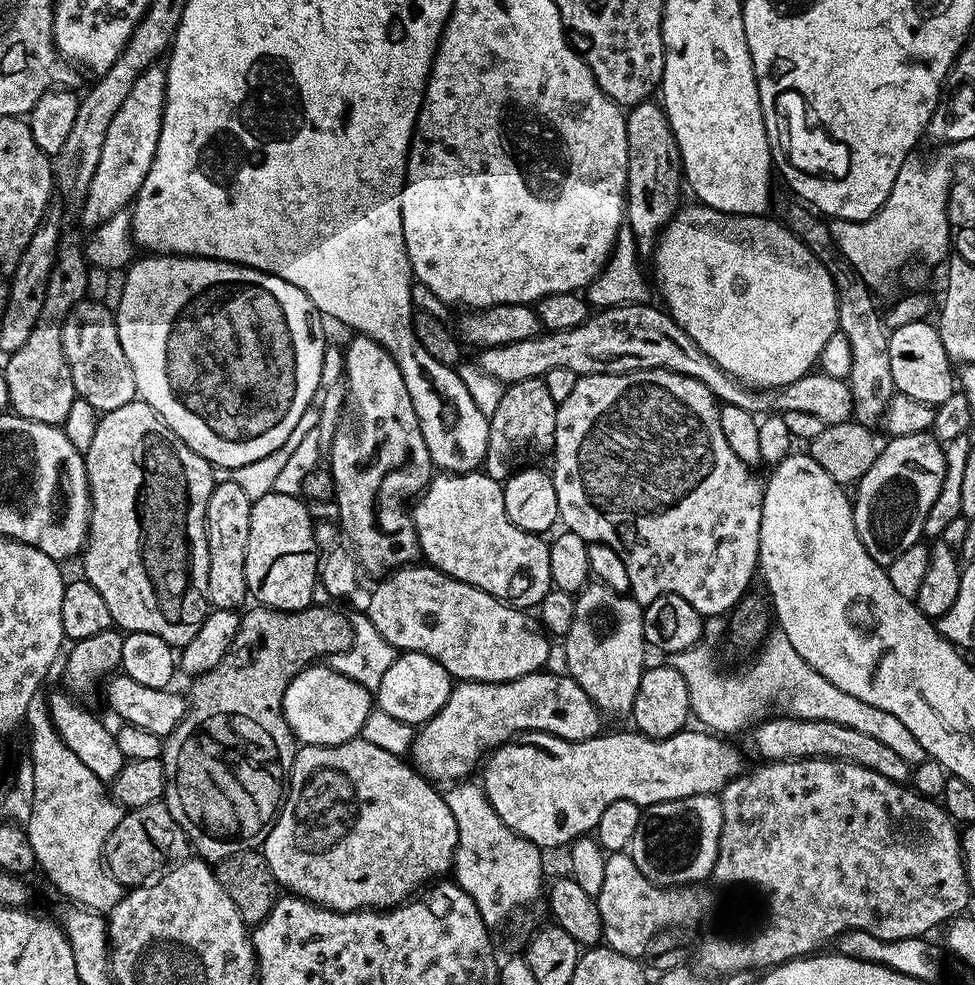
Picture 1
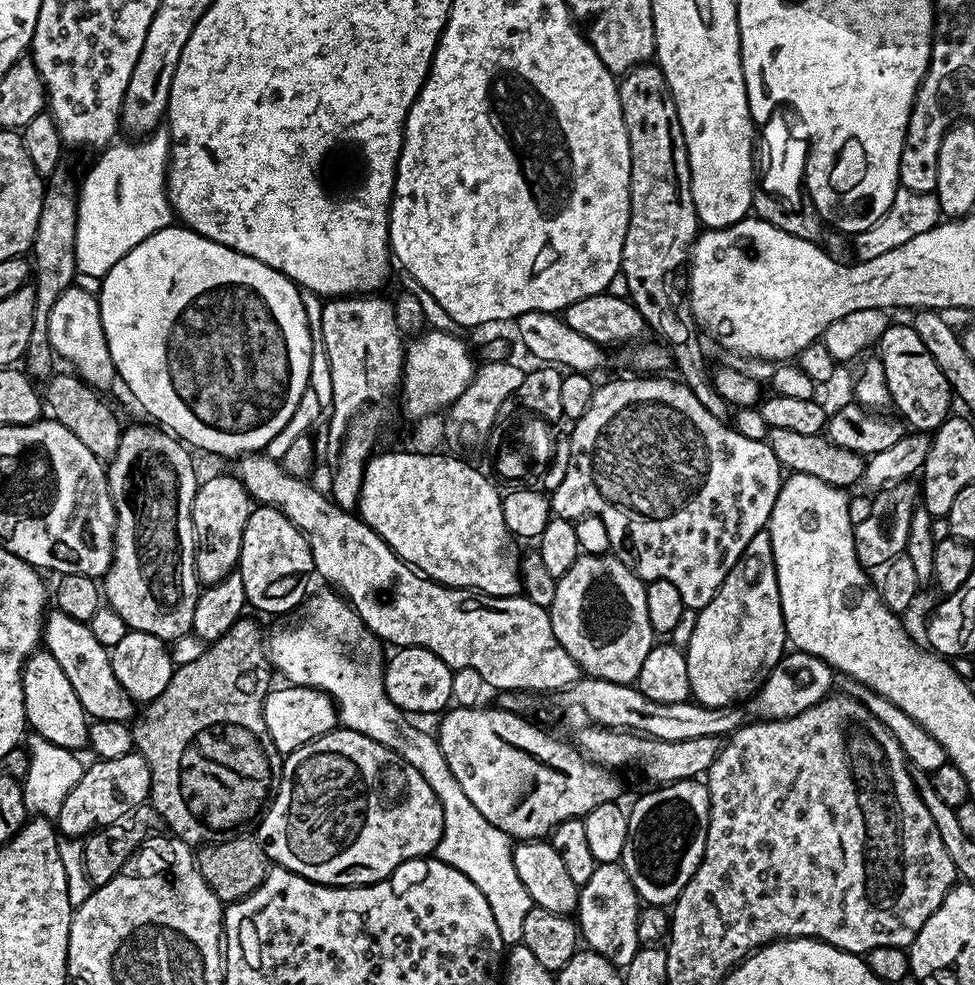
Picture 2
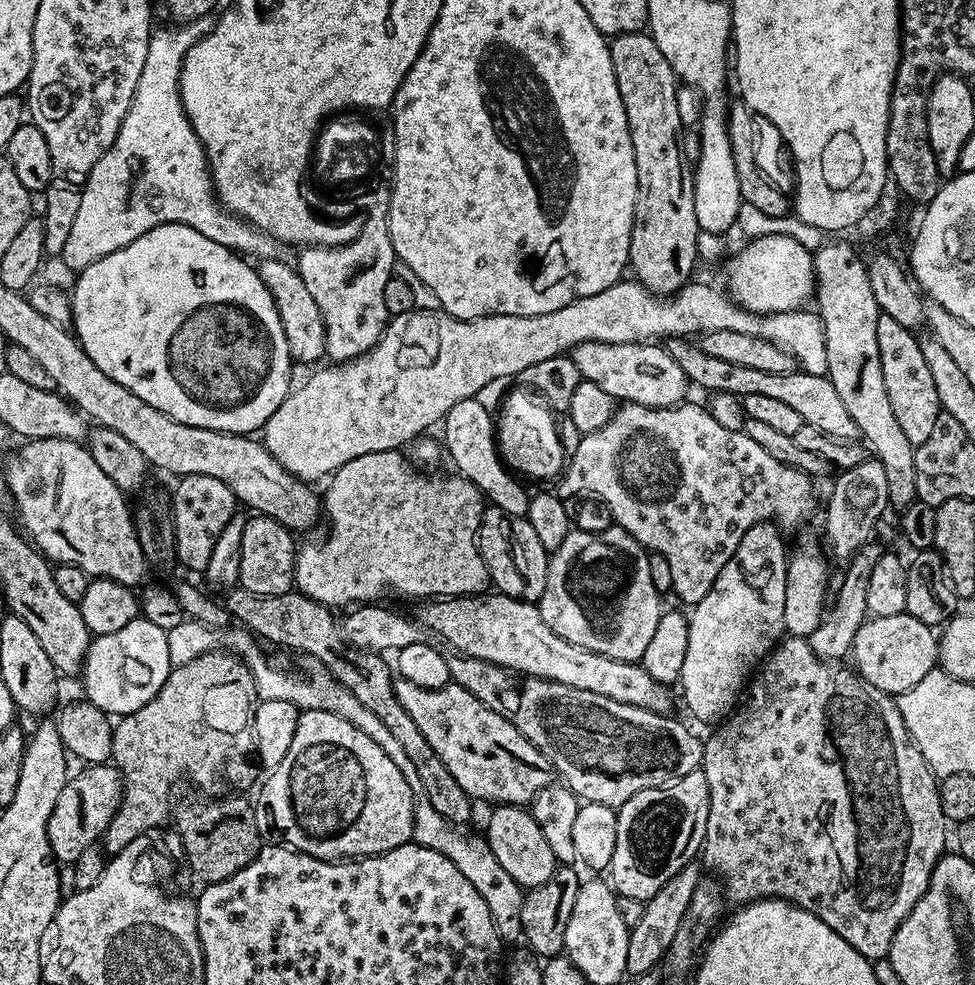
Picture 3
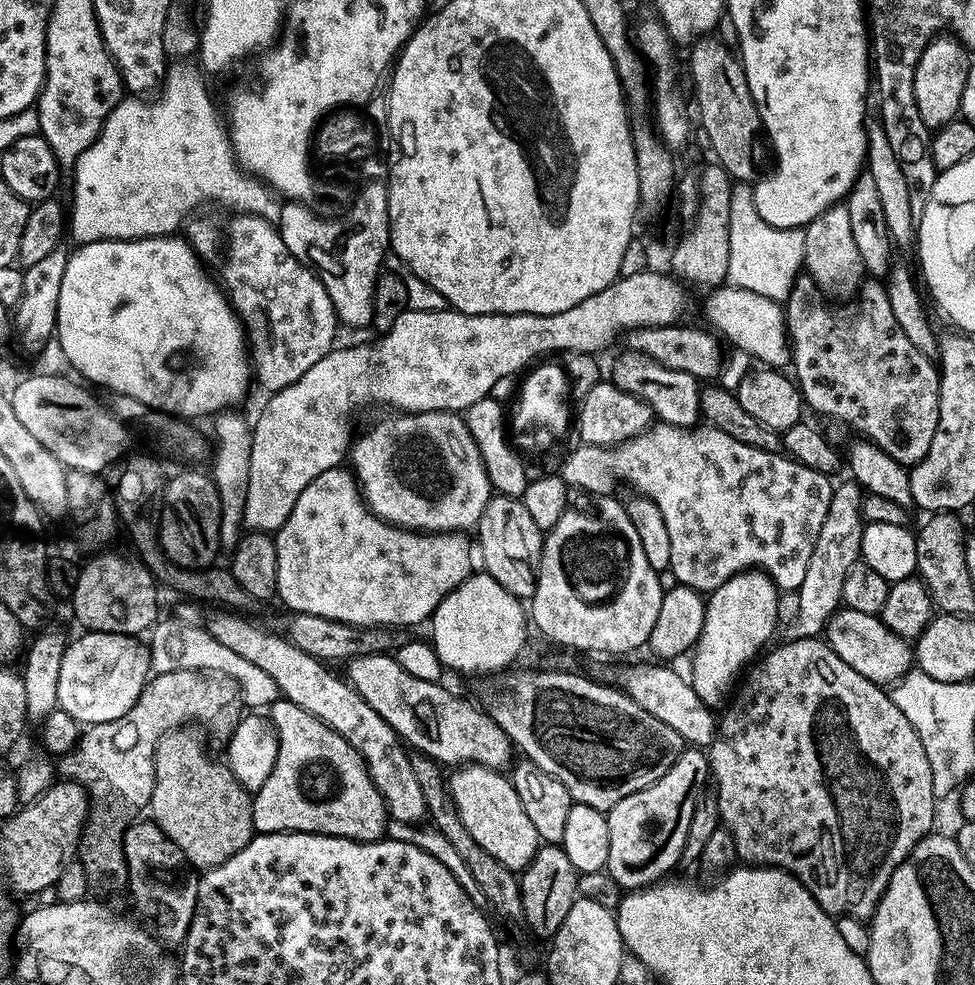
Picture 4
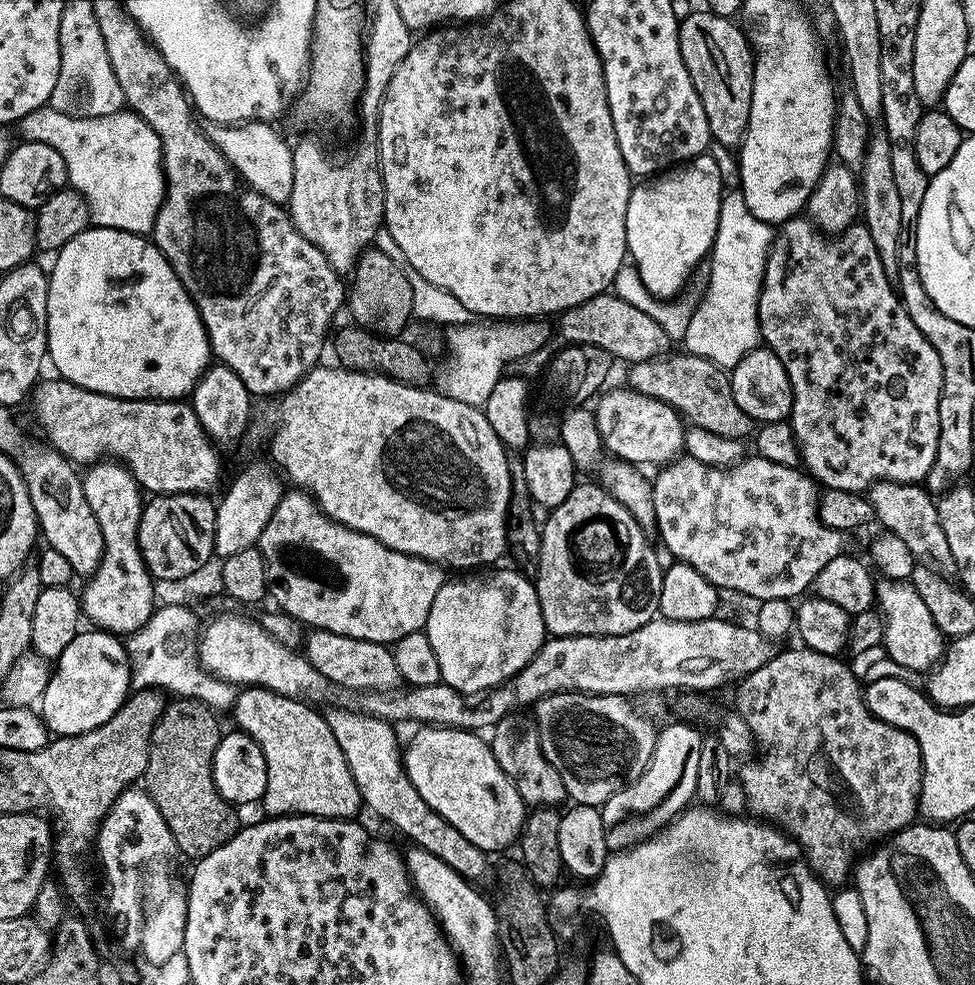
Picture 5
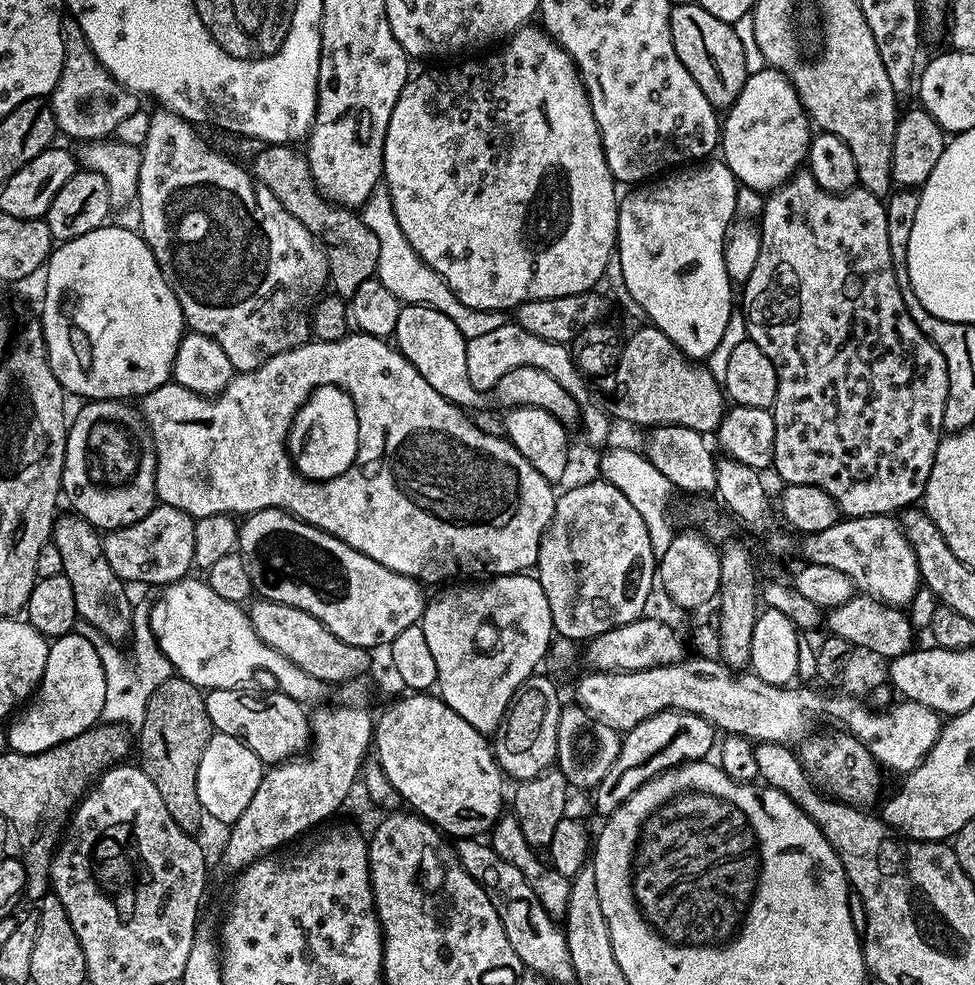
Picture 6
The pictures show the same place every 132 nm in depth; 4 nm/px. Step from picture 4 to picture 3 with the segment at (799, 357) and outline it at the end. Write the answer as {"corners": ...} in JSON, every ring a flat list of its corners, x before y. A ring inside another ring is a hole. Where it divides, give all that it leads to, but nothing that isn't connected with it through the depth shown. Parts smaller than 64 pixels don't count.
{"corners":[[880,315,878,318,878,354,882,358,882,378,886,378,886,394,890,394,890,406,894,409,894,415,898,418,898,426,910,438,913,446,926,442,934,425,938,423,941,414,940,403,938,402,938,389,934,386,934,377,930,375,930,369,926,366,926,358,922,358,920,340,913,329,894,322,894,318]]}

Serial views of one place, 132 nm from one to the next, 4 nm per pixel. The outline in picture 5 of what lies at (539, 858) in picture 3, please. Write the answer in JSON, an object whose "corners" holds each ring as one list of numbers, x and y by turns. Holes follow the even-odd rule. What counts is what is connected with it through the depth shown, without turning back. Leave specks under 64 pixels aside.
{"corners":[[420,726,415,731,412,741,403,745,402,759,410,782,414,782,414,790,422,794,426,806,446,818,446,822,450,822,450,826,454,826,458,834,466,834,466,838,470,838,474,846,486,853,495,854,499,848,508,848,511,844,513,847,524,829,526,805,513,786,511,778,502,770,502,766,498,766,491,743,485,737,484,740,480,737,483,735,467,728]]}

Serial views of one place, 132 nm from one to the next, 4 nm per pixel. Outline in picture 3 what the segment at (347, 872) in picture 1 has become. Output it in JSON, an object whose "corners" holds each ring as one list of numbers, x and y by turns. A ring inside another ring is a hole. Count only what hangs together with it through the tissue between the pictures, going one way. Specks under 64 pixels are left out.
{"corners":[[326,710,301,711,286,758,267,773,268,781,259,785,260,793,254,796,254,818,261,841,283,844,319,860,377,856,409,843,414,830,417,793,412,792,413,781,404,777,400,766,378,742,362,734,346,718,338,718,338,714]]}

